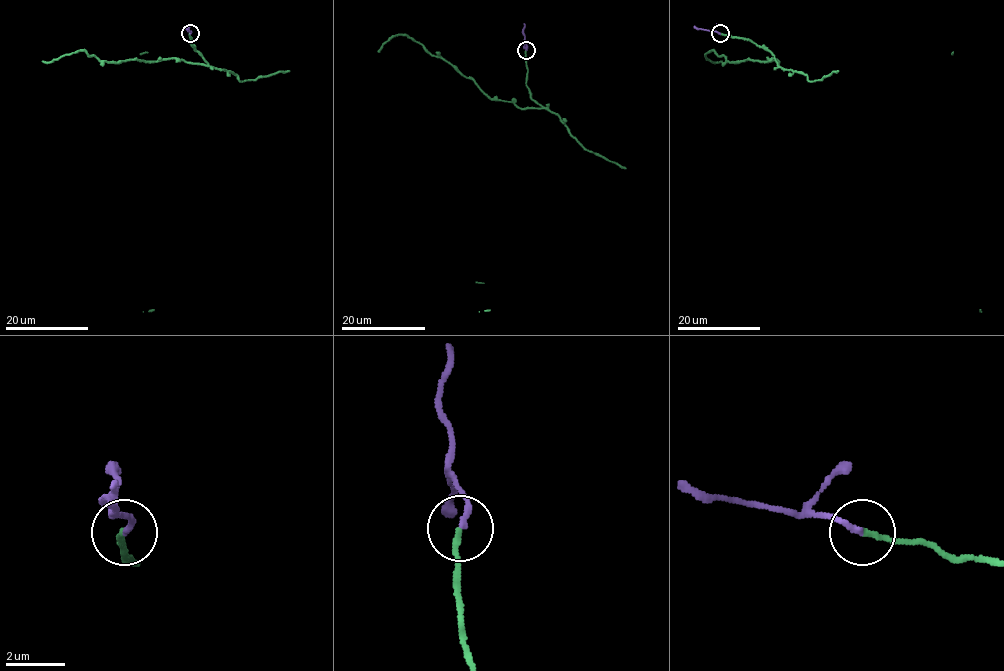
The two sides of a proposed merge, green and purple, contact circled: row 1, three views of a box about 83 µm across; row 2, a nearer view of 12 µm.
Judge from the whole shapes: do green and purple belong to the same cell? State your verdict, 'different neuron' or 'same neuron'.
same neuron

